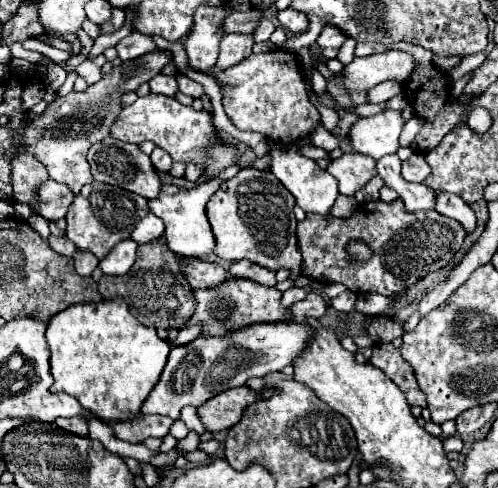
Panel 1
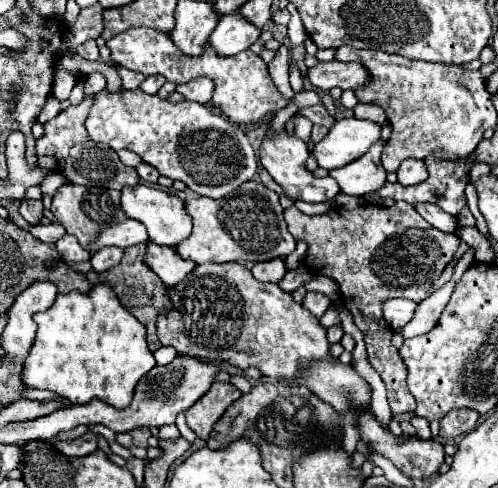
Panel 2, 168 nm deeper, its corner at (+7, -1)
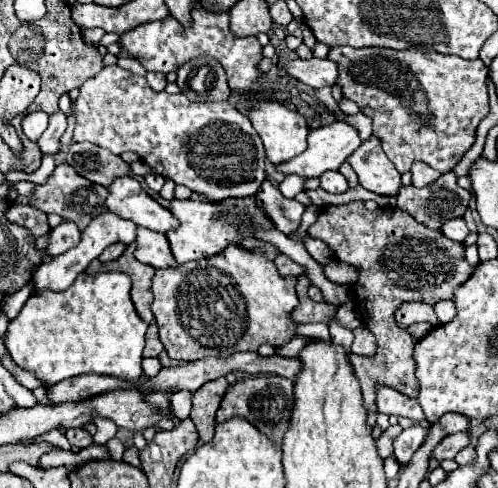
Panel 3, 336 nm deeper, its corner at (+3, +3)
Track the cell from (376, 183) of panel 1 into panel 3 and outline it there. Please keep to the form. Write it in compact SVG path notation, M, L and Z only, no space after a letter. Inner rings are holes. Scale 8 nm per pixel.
M453 173L441 175L427 187L401 187L397 195L397 209L409 213L417 223L429 229L441 231L441 225L449 219L463 217L471 201L471 193L457 185Z

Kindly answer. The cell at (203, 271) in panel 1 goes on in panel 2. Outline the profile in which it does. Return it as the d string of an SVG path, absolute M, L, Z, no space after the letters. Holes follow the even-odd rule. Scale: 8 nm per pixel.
M155 243L147 245L145 263L169 287L183 281L189 275L189 271L193 271L197 267L195 261L183 261L183 257L179 253L175 253L173 247L161 247L161 245L155 245Z

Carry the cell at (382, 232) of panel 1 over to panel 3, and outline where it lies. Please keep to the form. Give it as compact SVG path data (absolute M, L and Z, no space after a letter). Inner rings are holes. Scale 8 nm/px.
M351 201L347 205L329 205L329 207L321 209L317 221L309 227L309 235L315 237L315 239L321 239L323 243L327 243L335 251L335 257L339 261L345 261L345 263L359 269L359 281L351 287L355 297L357 297L355 305L359 307L361 321L377 337L377 355L373 357L373 361L371 361L371 357L357 357L353 353L349 355L349 359L353 363L353 369L355 369L355 375L357 375L357 379L361 383L365 407L367 409L377 409L375 407L375 389L377 389L377 385L387 385L391 389L401 391L407 397L417 397L419 385L417 385L415 361L413 361L413 349L417 345L417 339L413 339L405 327L397 325L395 311L405 301L421 301L421 303L435 305L437 301L453 299L453 291L459 285L463 285L463 281L469 279L473 275L473 269L475 269L469 263L465 263L463 245L447 239L441 231L431 231L425 225L413 221L413 217L409 217L401 209L383 209L383 207L379 207L375 211L369 211L369 209L365 209L363 201Z

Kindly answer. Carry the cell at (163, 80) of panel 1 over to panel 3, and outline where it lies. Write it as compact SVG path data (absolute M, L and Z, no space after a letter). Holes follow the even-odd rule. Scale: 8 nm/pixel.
M147 73L145 79L147 79L147 83L151 85L153 91L163 91L165 85L167 85L167 79L165 79L163 73Z

